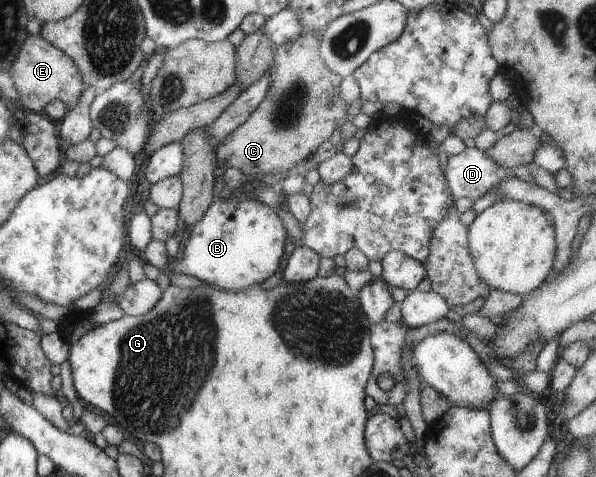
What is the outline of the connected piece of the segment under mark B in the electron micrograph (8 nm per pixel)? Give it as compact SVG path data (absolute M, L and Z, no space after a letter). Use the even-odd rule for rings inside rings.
M216 197L190 229L183 251L169 261L169 273L193 275L211 286L233 292L259 285L280 267L288 236L277 213L252 199Z

